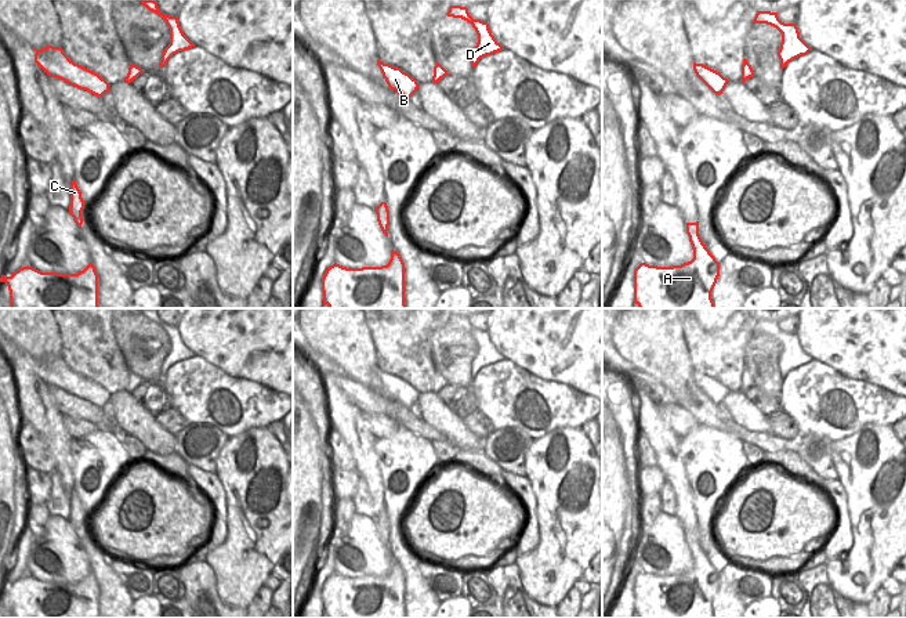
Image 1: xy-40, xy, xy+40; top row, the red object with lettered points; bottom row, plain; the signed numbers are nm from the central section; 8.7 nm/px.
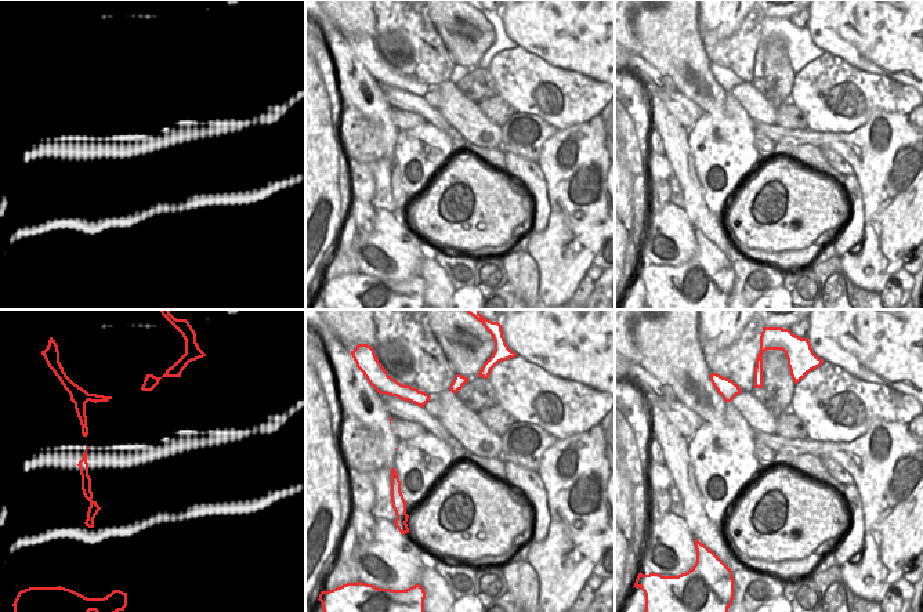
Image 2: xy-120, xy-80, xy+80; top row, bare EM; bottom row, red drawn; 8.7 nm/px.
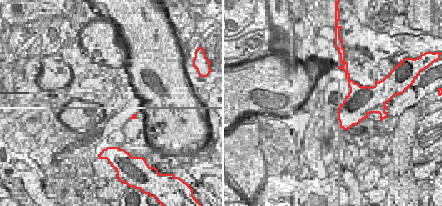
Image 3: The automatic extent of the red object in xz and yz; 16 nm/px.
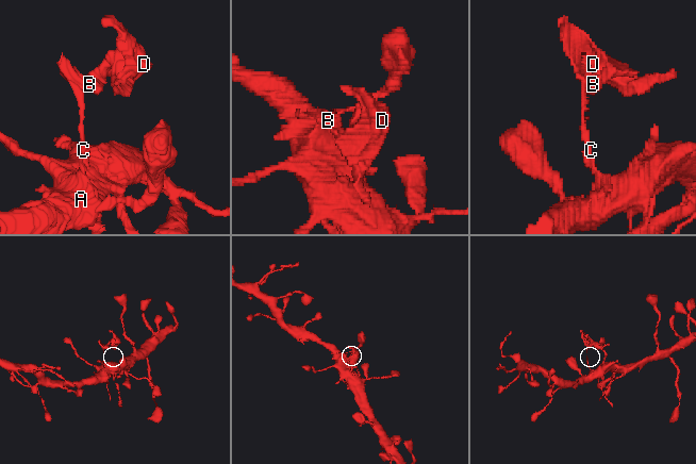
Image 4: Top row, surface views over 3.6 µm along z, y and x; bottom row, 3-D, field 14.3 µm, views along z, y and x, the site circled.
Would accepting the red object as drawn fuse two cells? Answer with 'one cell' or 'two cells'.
two cells

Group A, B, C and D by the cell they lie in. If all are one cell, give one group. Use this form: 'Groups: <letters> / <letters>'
Groups: A / B C D

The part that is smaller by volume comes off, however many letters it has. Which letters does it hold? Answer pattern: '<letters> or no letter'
B, C, D

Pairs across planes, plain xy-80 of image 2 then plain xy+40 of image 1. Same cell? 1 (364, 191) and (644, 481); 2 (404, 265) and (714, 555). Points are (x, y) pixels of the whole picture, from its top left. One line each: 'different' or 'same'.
1: same
2: different

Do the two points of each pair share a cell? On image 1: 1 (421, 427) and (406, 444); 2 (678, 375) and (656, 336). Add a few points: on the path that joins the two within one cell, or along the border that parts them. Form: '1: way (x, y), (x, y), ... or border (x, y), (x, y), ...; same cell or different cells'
1: border (402, 427), (430, 441); different cells
2: way (670, 365), (656, 346); same cell

